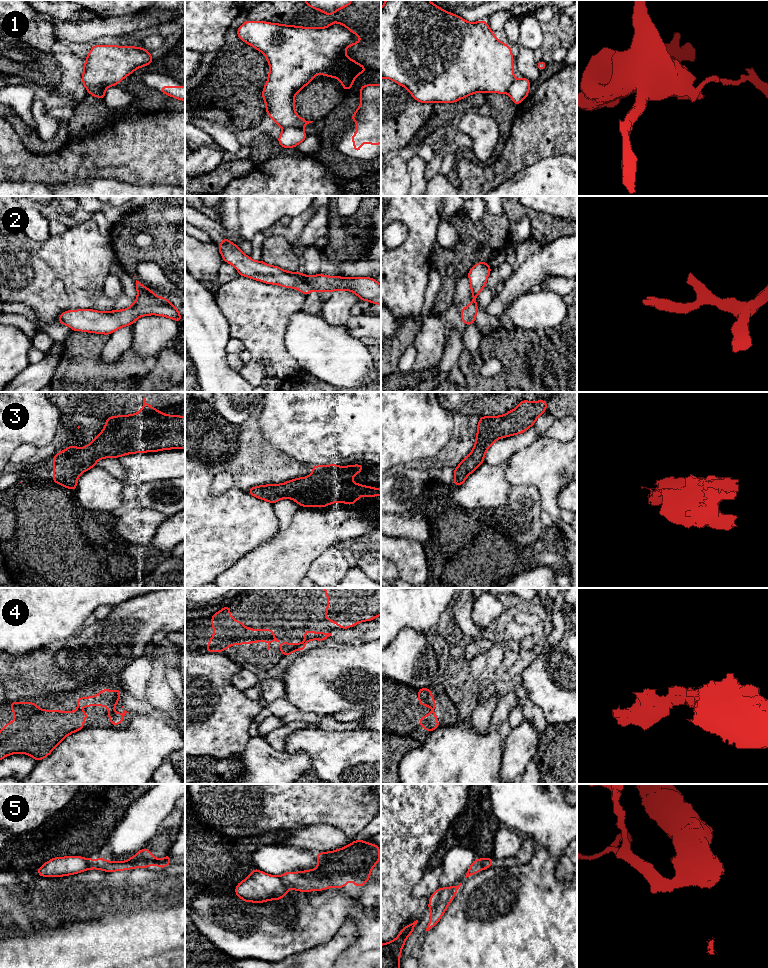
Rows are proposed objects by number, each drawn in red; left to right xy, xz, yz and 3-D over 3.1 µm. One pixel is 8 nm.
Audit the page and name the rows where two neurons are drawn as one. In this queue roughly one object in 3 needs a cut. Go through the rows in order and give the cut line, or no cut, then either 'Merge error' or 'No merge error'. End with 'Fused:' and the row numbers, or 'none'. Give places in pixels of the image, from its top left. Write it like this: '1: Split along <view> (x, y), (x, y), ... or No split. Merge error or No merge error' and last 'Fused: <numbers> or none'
1: Split along xy (105, 88), (90, 87), (87, 90). Merge error
2: No split. No merge error
3: No split. No merge error
4: No split. No merge error
5: Split along xz (279, 877), (287, 889). Merge error
Fused: 1, 5

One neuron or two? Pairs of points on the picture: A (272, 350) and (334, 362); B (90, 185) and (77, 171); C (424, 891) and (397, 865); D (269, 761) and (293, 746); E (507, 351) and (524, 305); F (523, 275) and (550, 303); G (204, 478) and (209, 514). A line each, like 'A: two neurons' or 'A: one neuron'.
A: two neurons
B: two neurons
C: two neurons
D: two neurons
E: two neurons
F: two neurons
G: one neuron

